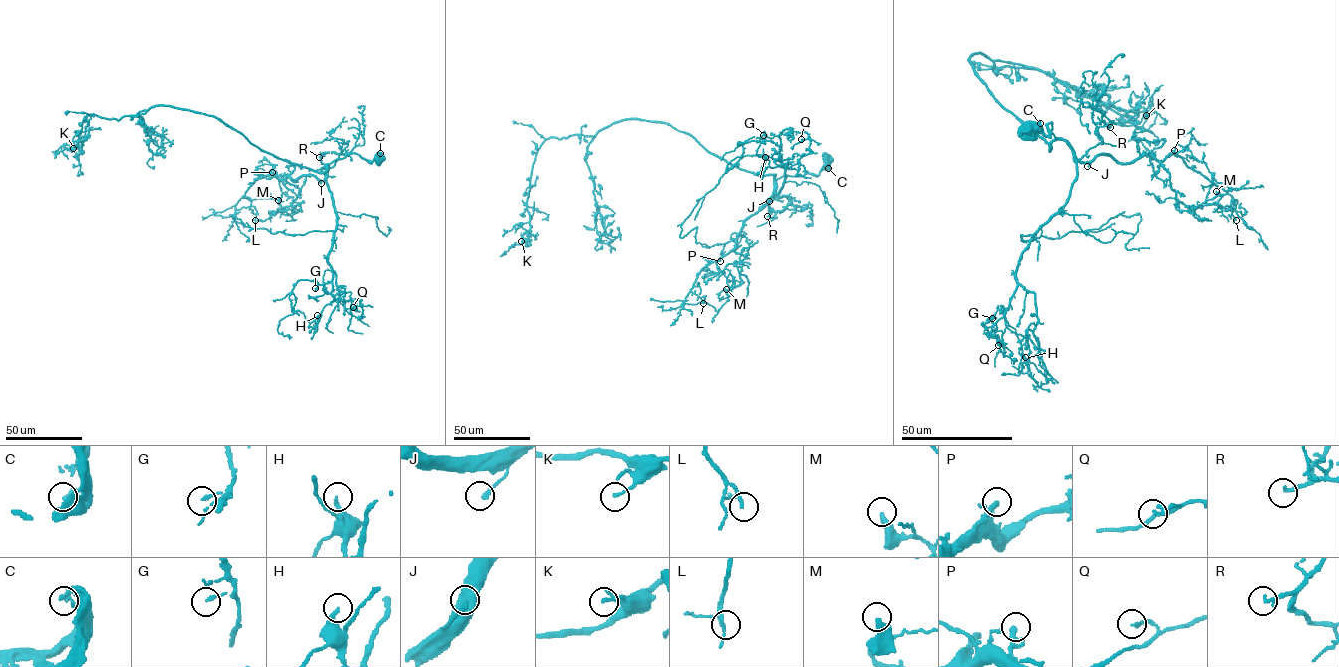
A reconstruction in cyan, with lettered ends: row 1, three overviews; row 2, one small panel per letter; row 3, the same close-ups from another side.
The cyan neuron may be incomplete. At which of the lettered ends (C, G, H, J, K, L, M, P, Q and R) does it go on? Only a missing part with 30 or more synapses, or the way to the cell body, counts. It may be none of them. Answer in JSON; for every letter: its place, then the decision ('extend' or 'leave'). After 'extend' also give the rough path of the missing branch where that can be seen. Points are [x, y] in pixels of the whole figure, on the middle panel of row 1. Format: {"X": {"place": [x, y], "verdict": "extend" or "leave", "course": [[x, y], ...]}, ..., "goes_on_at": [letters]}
{"C": {"place": [828, 168], "verdict": "leave"}, "G": {"place": [763, 135], "verdict": "leave"}, "H": {"place": [765, 157], "verdict": "leave"}, "J": {"place": [769, 201], "verdict": "leave"}, "K": {"place": [521, 241], "verdict": "leave"}, "L": {"place": [703, 303], "verdict": "leave"}, "M": {"place": [726, 289], "verdict": "leave"}, "P": {"place": [720, 261], "verdict": "extend", "course": [[720, 261], [717, 268], [722, 267], [727, 275]]}, "Q": {"place": [801, 139], "verdict": "leave"}, "R": {"place": [767, 216], "verdict": "extend", "course": [[767, 216], [750, 225], [749, 228], [756, 234], [754, 223]]}, "goes_on_at": ["P", "R"]}

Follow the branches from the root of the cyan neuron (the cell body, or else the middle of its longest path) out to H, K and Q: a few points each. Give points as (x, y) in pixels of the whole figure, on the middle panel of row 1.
H: (828, 160), (817, 176), (778, 178), (774, 193), (784, 177), (776, 151), (786, 164), (771, 167), (765, 157)
K: (828, 160), (817, 176), (776, 180), (640, 119), (549, 137), (534, 163), (521, 241)
Q: (828, 160), (817, 176), (778, 178), (774, 193), (784, 177), (779, 135), (805, 132), (801, 139)

